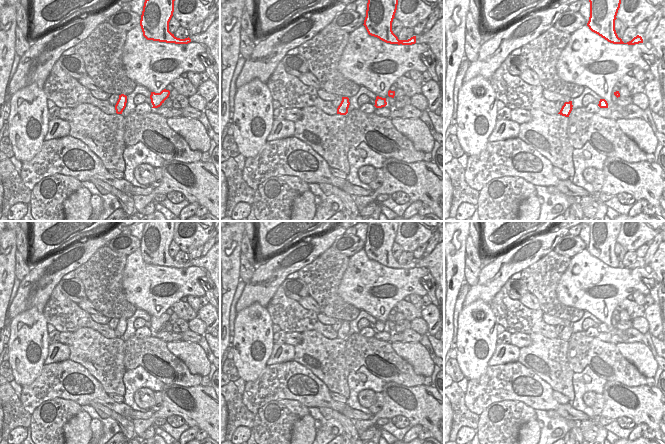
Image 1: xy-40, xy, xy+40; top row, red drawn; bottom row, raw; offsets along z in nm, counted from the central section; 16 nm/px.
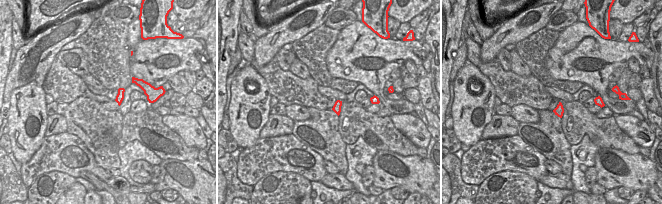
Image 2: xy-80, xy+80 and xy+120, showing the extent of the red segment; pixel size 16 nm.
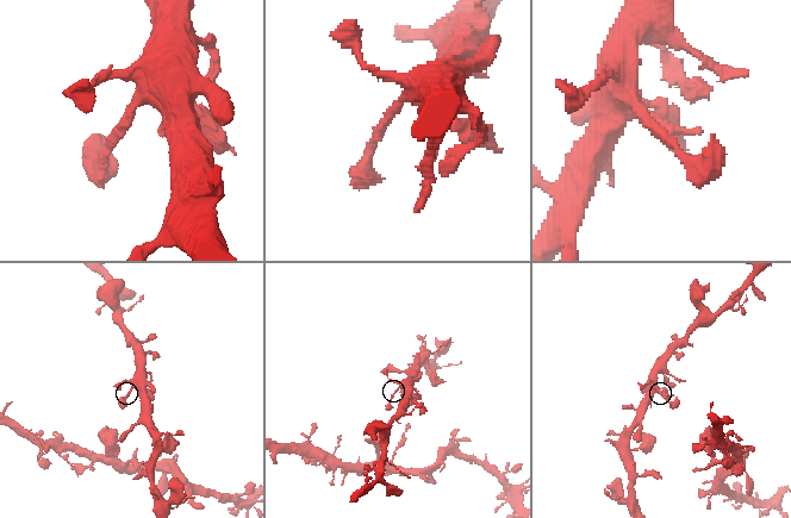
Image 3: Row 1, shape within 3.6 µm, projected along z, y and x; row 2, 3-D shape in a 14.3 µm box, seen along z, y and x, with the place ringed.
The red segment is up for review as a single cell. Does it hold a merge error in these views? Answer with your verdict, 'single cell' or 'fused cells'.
single cell

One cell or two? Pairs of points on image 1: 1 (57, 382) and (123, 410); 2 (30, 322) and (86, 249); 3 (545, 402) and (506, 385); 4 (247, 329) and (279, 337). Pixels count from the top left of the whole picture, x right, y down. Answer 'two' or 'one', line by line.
1: one
2: two
3: one
4: two

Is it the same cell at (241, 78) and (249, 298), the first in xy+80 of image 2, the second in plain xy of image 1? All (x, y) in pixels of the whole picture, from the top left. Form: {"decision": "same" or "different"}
{"decision": "different"}

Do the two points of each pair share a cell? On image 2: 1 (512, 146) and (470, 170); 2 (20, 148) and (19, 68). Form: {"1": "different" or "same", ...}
{"1": "same", "2": "different"}

